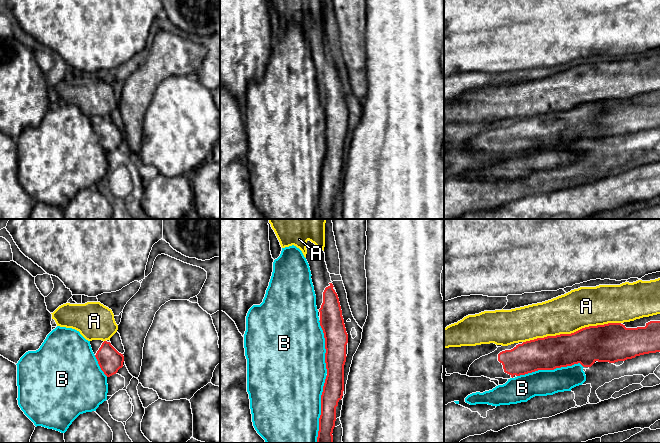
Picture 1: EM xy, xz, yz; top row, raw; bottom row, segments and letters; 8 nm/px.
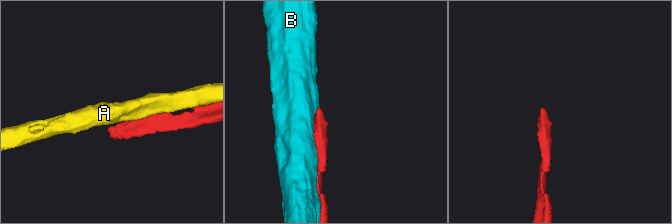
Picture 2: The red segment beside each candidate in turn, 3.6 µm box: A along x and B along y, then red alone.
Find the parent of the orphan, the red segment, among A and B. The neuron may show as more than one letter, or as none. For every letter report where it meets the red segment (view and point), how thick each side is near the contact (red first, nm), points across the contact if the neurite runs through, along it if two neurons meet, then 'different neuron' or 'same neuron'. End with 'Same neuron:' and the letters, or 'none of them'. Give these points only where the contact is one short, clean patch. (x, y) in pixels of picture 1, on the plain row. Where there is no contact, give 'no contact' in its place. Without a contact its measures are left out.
A: meets red in yz at (571, 109); 300 nm thick on the red side, 320 nm on the other; different neuron
B: meets red in xz at (321, 185); 170 nm thick on the red side, 500 nm on the other; different neuron
Same neuron: none of them

